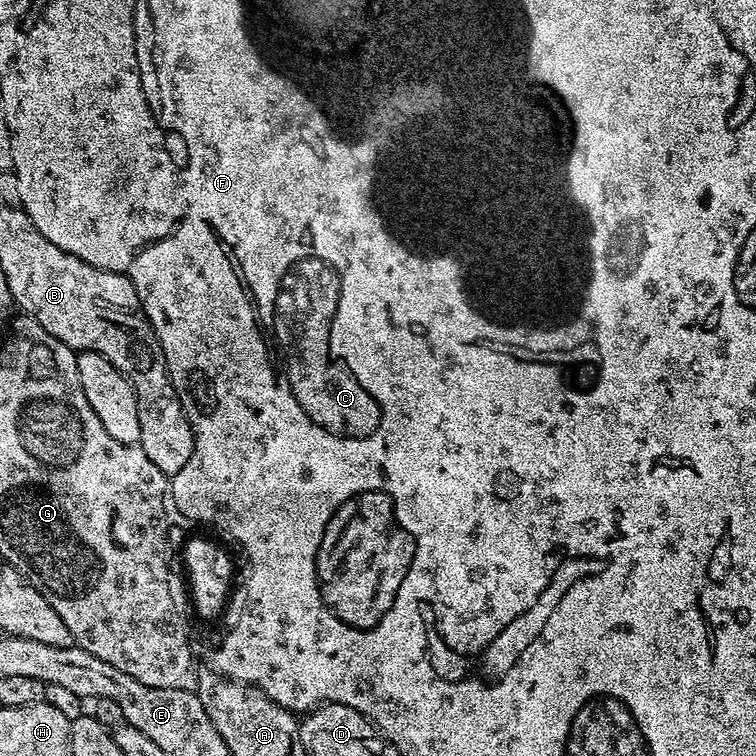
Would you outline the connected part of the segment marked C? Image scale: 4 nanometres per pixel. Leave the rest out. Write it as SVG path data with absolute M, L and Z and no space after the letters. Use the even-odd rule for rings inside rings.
M304 252L304 256L296 256L296 260L280 272L280 280L276 280L276 288L272 288L272 308L268 308L268 324L260 328L260 344L264 344L264 352L268 352L272 384L280 384L280 388L292 396L292 404L300 408L300 416L304 416L312 428L320 428L324 436L332 436L332 440L360 444L360 440L372 440L376 432L384 432L384 416L388 416L388 412L384 412L384 404L380 404L380 396L356 376L352 356L340 356L340 352L336 352L332 332L336 332L340 300L344 300L344 272L340 272L328 256L320 256L320 252Z

